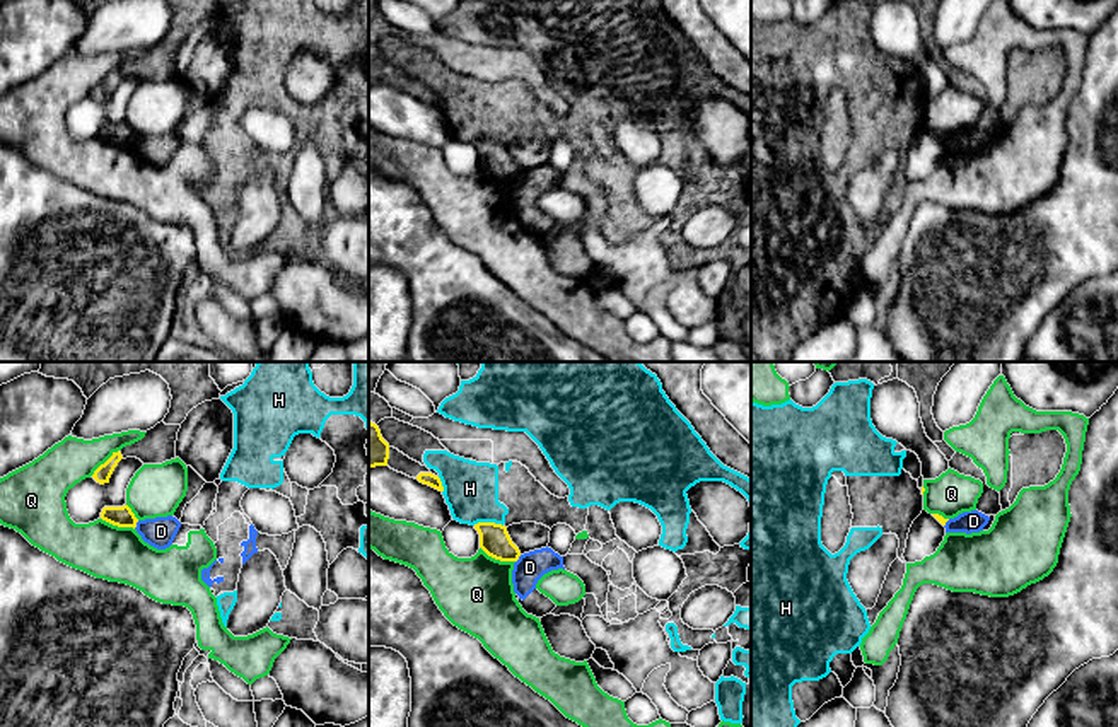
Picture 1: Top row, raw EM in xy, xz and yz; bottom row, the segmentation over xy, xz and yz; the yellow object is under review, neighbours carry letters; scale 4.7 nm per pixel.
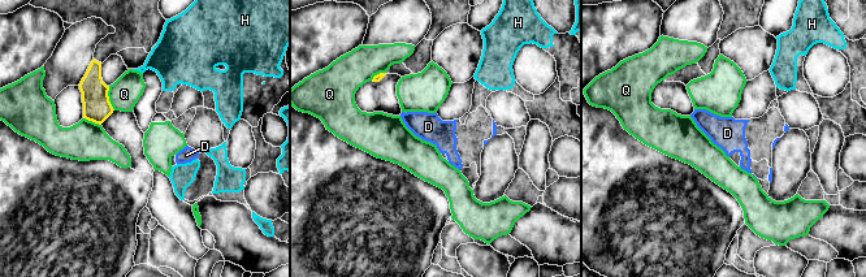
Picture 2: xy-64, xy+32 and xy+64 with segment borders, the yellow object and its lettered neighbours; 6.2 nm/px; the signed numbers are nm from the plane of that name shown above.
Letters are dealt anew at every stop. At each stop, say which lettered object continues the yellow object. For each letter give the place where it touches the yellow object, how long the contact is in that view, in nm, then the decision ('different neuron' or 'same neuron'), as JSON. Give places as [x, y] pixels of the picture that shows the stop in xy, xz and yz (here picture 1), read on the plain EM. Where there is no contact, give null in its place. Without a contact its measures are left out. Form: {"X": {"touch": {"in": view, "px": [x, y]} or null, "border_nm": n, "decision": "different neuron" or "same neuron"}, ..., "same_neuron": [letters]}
{"D": {"touch": {"in": "xy", "px": [135, 142]}, "border_nm": 50, "decision": "different neuron"}, "H": {"touch": {"in": "xz", "px": [489, 140]}, "border_nm": 140, "decision": "different neuron"}, "Q": {"touch": {"in": "xz", "px": [497, 176]}, "border_nm": 180, "decision": "different neuron"}, "same_neuron": []}

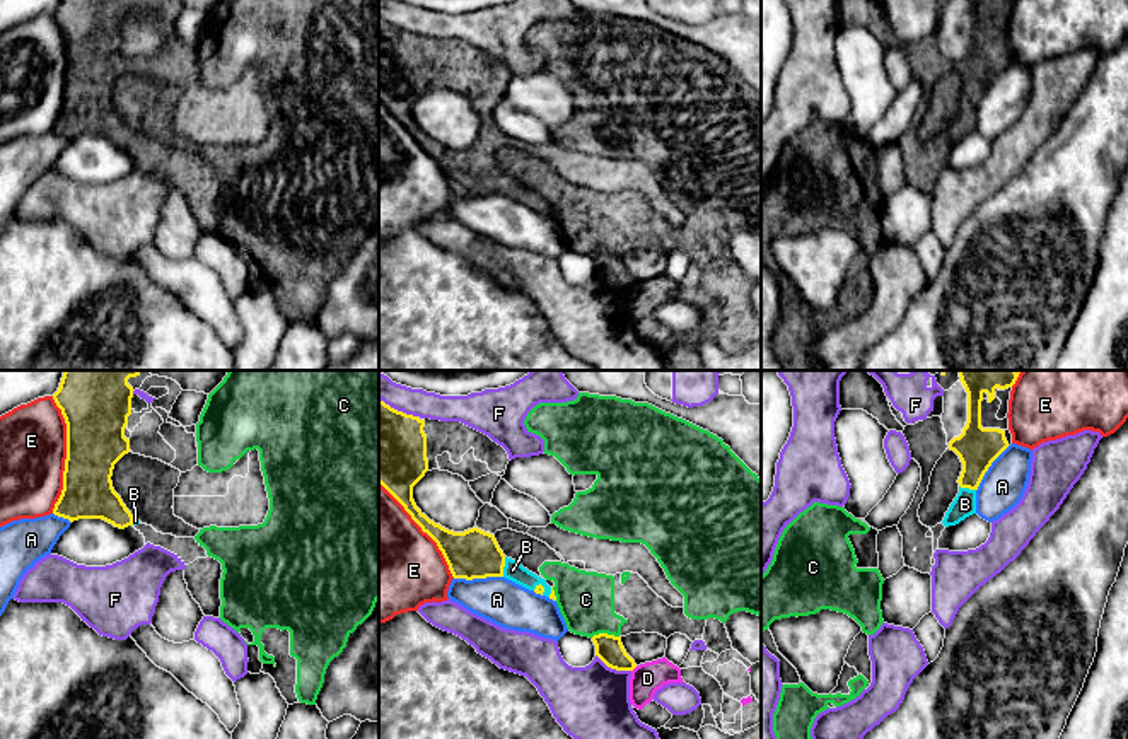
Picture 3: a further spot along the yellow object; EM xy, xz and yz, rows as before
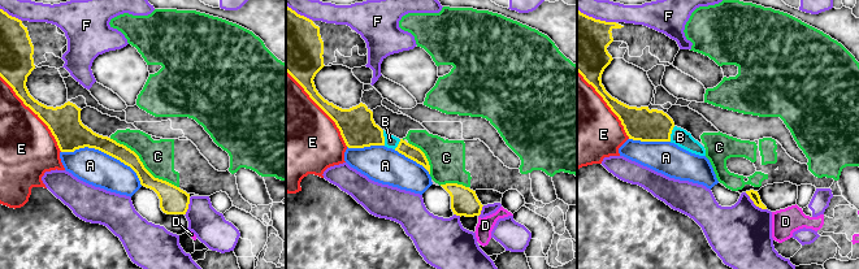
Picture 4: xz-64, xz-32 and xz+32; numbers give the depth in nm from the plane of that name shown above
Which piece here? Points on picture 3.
{"A": {"touch": {"in": "xz", "px": [478, 195]}, "border_nm": 240, "decision": "different neuron"}, "B": {"touch": {"in": "xz", "px": [504, 183]}, "border_nm": 100, "decision": "same neuron"}, "C": {"touch": {"in": "xz", "px": [604, 251]}, "border_nm": 140, "decision": "different neuron"}, "D": {"touch": {"in": "xz", "px": [633, 285]}, "border_nm": 40, "decision": "different neuron"}, "E": {"touch": {"in": "xy", "px": [67, 72]}, "border_nm": 550, "decision": "different neuron"}, "F": {"touch": {"in": "xz", "px": [613, 285]}, "border_nm": 190, "decision": "different neuron"}, "same_neuron": ["B"]}

